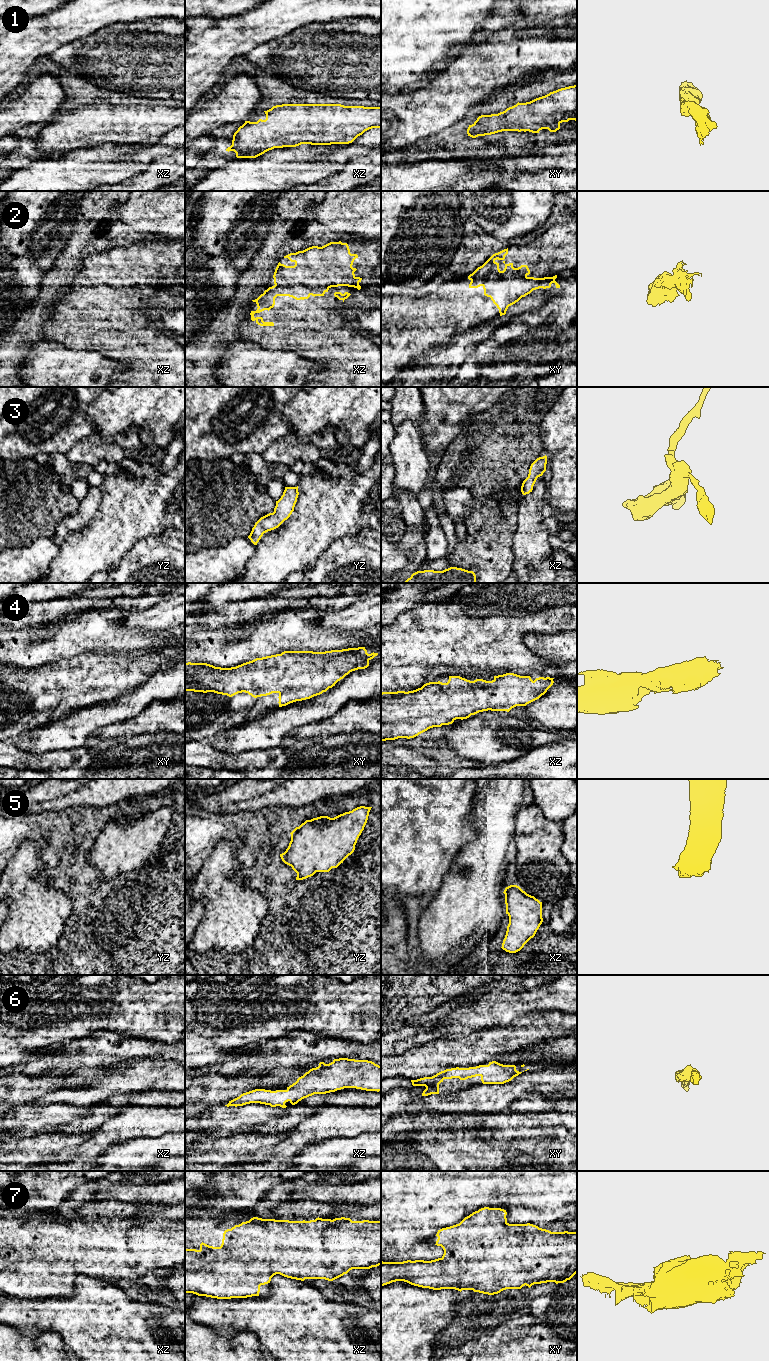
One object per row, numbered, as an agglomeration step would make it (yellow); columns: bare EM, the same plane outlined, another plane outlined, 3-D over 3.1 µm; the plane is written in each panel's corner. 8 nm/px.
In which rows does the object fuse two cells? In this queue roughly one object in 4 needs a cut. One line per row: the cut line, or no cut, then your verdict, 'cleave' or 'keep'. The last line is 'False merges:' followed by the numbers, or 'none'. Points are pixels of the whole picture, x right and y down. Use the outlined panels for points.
1: no cut | keep
2: no cut | keep
3: no cut | keep
4: no cut | keep
5: no cut | keep
6: no cut | keep
7: no cut | keep
False merges: none

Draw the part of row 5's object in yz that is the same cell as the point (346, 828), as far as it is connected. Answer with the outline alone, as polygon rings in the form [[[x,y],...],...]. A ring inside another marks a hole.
[[[360,806],[334,818],[306,820],[291,834],[288,848],[280,857],[297,873],[296,880],[337,868],[355,850],[372,807]]]

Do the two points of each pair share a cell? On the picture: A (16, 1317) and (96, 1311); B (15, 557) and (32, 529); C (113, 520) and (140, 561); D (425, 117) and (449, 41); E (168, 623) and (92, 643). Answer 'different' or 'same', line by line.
A: same
B: different
C: different
D: different
E: different

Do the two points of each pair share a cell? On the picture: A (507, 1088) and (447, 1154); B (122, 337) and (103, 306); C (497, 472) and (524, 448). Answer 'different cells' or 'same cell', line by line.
A: different cells
B: same cell
C: same cell

